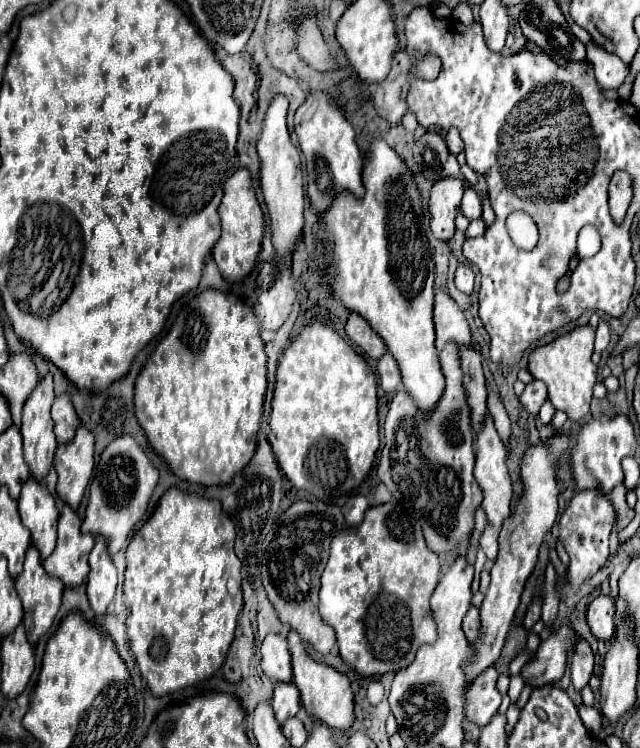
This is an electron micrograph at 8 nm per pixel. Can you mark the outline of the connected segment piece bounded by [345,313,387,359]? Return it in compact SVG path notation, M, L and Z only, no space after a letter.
M351 313L349 321L345 325L345 331L347 331L347 337L359 349L363 349L371 359L381 359L387 353L387 345L381 339L381 335L377 335L361 315Z

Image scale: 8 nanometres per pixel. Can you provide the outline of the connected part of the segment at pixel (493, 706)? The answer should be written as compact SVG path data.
M495 667L485 669L467 689L465 717L477 727L485 727L501 705L501 693L497 691L497 671Z

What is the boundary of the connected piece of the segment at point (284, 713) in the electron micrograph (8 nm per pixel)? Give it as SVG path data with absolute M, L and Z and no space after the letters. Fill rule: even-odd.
M277 683L275 693L271 699L271 707L275 711L275 719L279 725L285 723L285 719L295 717L299 711L299 691L293 683Z

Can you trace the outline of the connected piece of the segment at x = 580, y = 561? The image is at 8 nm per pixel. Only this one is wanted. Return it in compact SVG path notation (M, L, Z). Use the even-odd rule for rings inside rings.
M579 491L559 517L559 541L565 545L571 565L567 571L567 587L579 589L589 577L593 577L609 559L609 533L615 523L615 507L603 491Z

